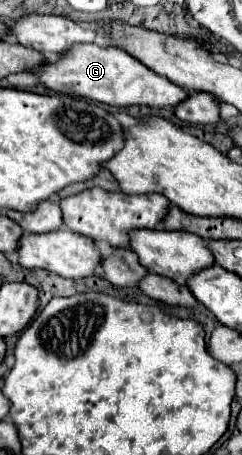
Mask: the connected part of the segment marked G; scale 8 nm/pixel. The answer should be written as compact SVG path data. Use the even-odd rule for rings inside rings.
M77 44L65 52L65 58L41 66L37 72L39 80L61 94L91 98L93 102L109 106L149 106L149 108L175 108L181 104L189 92L175 86L167 78L161 78L149 70L143 62L133 58L119 46L101 48L97 44Z

